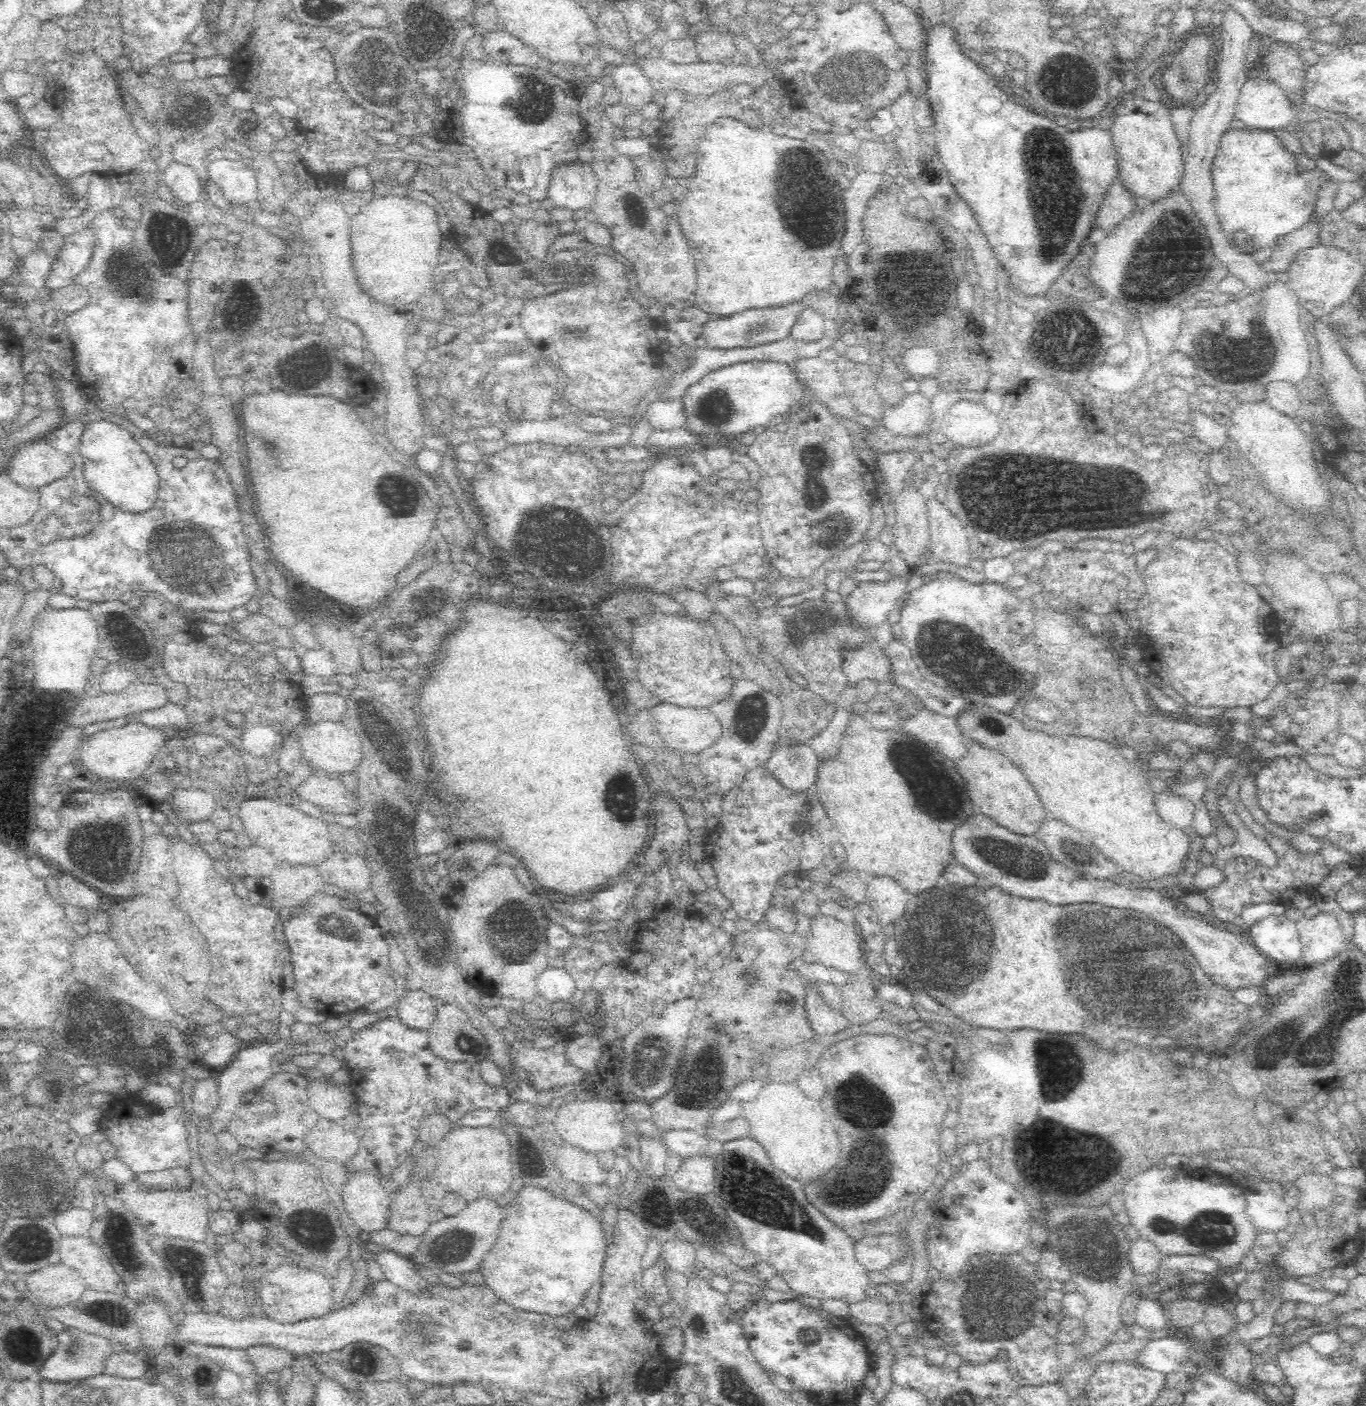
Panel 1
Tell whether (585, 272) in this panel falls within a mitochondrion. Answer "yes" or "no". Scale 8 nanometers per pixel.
no

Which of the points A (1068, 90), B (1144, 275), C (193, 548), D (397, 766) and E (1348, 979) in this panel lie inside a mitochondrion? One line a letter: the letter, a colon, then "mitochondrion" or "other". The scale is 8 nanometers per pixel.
A: mitochondrion
B: mitochondrion
C: mitochondrion
D: mitochondrion
E: mitochondrion

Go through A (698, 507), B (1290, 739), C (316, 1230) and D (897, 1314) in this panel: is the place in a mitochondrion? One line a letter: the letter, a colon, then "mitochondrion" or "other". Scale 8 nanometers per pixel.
A: mitochondrion
B: other
C: mitochondrion
D: other

